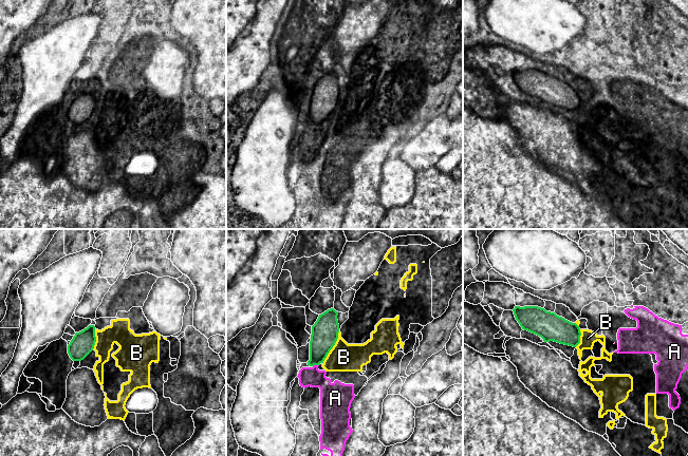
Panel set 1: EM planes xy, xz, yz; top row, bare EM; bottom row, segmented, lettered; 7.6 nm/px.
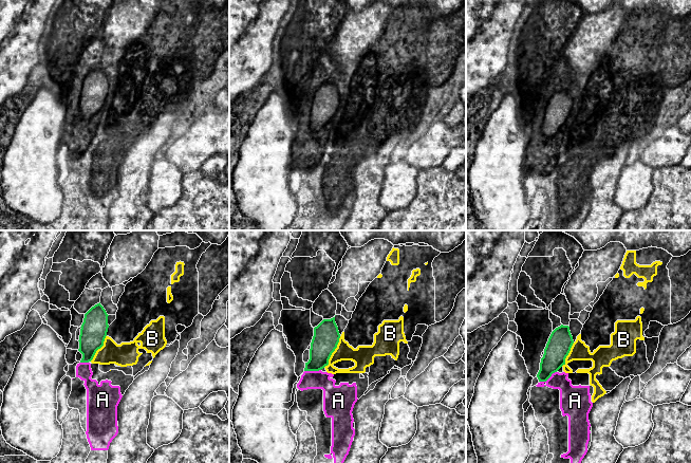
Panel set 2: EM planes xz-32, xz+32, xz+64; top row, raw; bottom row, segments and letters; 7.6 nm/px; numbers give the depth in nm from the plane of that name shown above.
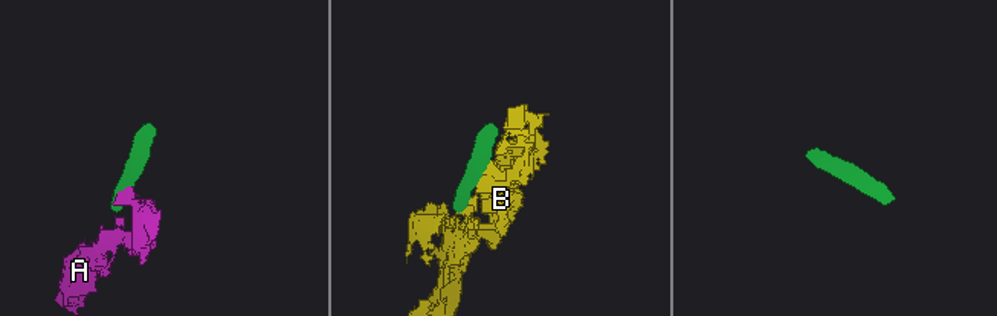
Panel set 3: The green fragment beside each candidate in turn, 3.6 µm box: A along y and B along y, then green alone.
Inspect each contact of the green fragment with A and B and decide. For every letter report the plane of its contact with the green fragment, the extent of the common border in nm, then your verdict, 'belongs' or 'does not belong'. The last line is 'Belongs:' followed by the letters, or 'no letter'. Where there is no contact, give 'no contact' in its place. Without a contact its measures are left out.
A: xz | 60 nm | belongs
B: xz | 280 nm | does not belong
Belongs: A

